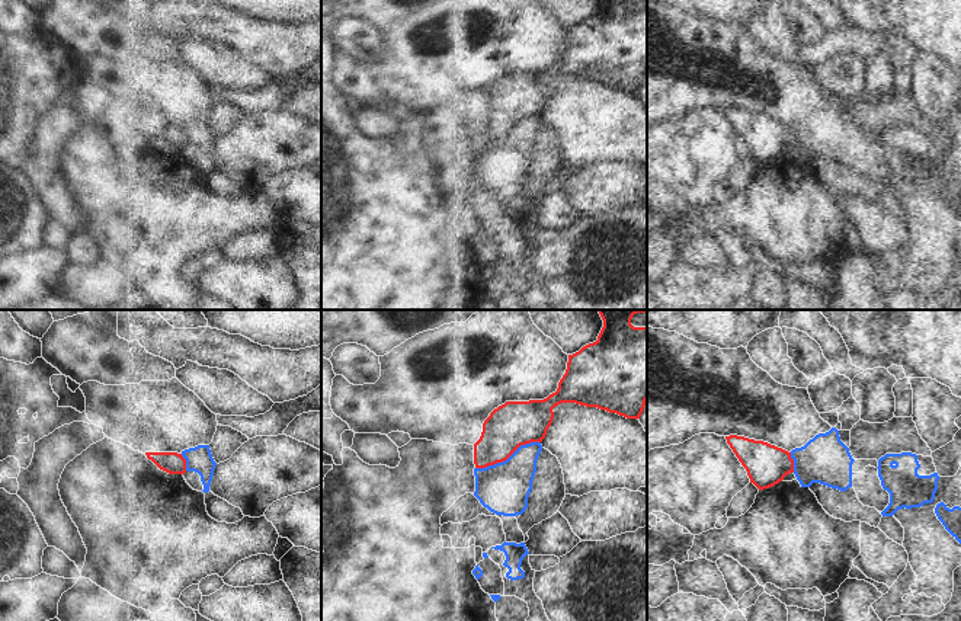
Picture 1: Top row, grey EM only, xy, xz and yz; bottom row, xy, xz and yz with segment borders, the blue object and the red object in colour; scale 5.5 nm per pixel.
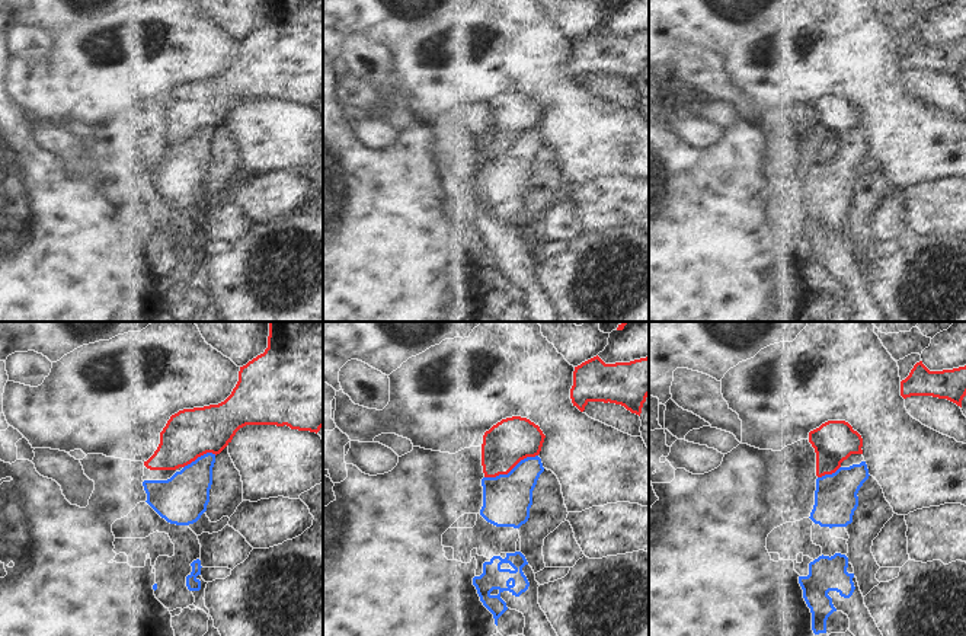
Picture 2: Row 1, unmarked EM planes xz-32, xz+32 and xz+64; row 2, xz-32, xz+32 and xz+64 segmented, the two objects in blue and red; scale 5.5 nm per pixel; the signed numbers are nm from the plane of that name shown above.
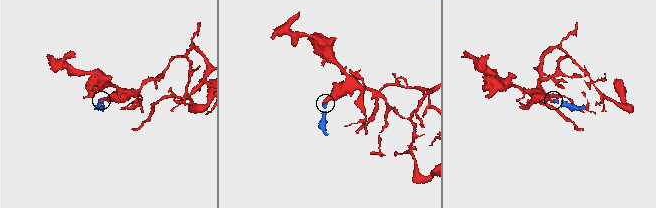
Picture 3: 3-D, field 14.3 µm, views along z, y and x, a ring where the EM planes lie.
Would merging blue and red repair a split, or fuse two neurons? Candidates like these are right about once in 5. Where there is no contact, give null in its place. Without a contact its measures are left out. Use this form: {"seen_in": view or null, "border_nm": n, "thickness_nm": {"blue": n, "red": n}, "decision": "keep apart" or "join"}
{"seen_in": "xz", "border_nm": 400, "thickness_nm": {"blue": 280, "red": 260}, "decision": "keep apart"}

